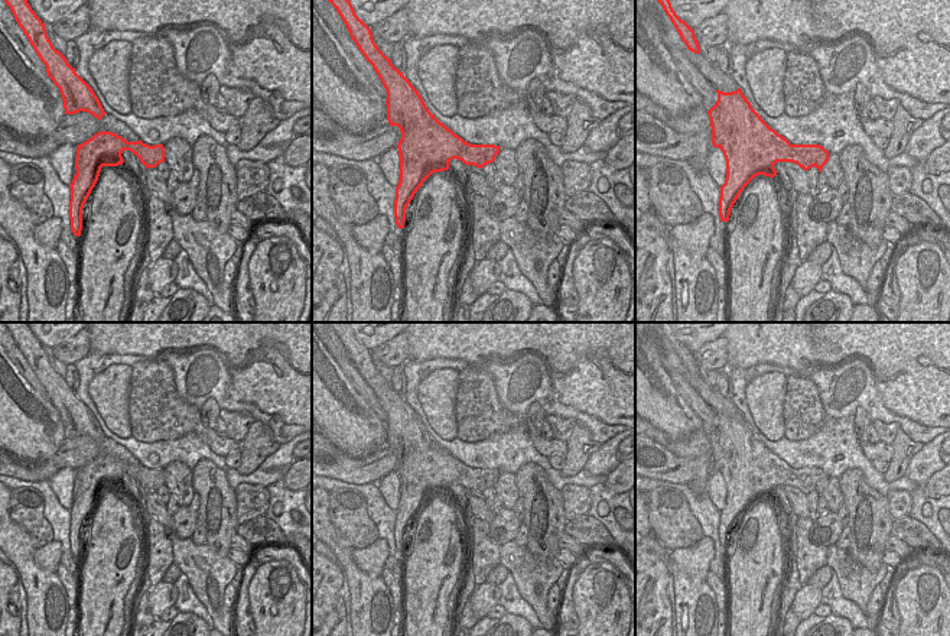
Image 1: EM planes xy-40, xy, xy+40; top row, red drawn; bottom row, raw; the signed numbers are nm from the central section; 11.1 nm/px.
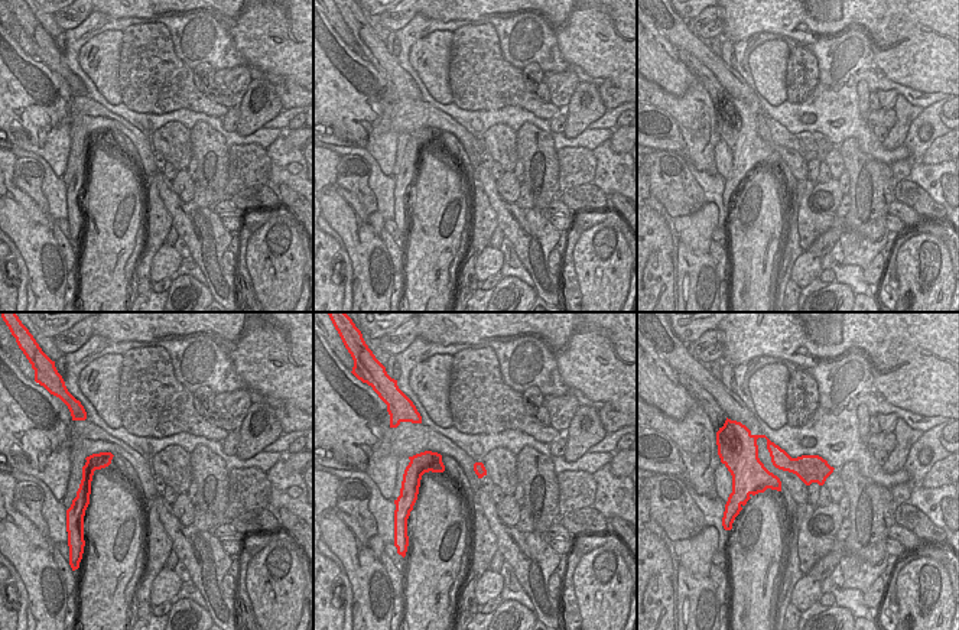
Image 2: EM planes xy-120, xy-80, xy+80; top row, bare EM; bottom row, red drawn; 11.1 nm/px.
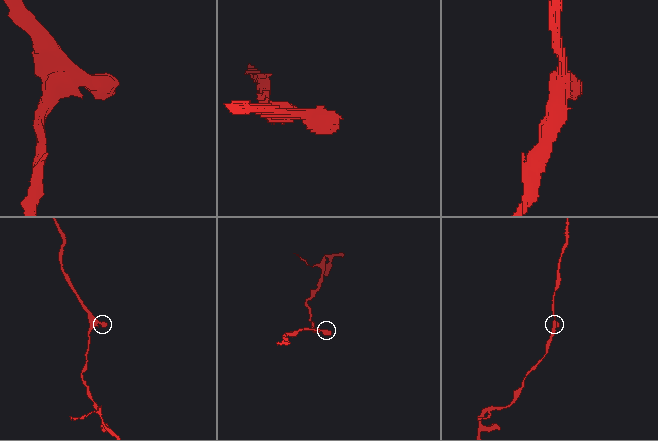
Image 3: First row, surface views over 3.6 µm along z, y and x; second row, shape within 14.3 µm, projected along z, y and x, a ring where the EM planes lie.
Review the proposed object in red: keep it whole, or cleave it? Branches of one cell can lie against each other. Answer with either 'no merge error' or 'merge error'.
no merge error

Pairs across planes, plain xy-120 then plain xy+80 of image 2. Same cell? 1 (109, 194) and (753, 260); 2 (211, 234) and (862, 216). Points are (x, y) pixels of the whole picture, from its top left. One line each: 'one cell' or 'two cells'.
1: one cell
2: two cells

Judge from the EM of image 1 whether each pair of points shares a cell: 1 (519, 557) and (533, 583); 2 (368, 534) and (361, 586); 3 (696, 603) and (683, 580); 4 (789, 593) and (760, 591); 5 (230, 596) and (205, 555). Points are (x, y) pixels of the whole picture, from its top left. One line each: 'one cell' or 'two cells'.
1: one cell
2: two cells
3: one cell
4: two cells
5: two cells

